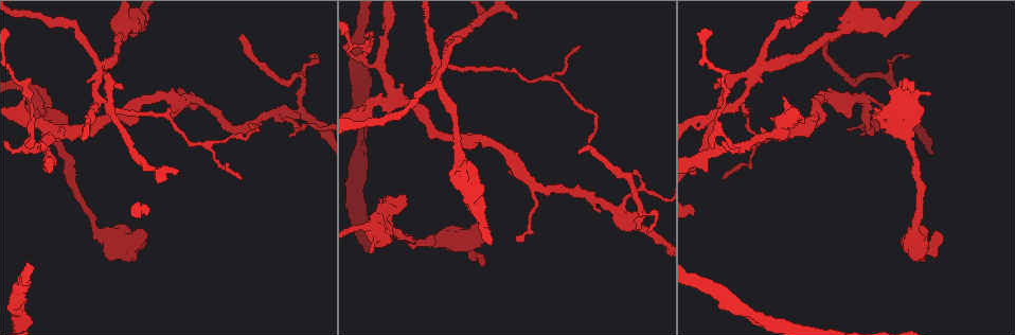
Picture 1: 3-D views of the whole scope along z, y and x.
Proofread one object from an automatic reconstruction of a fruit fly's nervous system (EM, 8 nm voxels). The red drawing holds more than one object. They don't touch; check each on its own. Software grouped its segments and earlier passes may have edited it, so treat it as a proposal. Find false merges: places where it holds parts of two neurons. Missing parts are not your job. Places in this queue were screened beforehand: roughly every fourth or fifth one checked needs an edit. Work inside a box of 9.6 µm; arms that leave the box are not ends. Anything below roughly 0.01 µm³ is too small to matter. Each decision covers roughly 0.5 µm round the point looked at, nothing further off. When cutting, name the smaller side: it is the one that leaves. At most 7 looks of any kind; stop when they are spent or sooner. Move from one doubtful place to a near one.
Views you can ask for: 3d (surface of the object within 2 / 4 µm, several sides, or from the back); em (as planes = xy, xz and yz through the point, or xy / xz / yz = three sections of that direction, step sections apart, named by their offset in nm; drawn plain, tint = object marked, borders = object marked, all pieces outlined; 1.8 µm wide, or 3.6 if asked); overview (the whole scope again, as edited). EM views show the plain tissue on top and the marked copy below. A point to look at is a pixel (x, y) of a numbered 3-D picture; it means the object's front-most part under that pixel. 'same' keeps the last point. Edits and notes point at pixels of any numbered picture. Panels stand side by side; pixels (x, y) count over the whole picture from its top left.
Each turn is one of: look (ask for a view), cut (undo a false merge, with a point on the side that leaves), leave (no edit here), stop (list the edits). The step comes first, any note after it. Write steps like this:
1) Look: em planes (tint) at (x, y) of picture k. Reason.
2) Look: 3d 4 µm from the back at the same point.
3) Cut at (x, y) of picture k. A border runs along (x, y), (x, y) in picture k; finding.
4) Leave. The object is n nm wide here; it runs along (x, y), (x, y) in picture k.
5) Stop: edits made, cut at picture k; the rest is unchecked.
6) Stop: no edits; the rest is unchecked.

Look: em xz step 8 (tint) at (905, 83) of picture 1. Calibre changes.

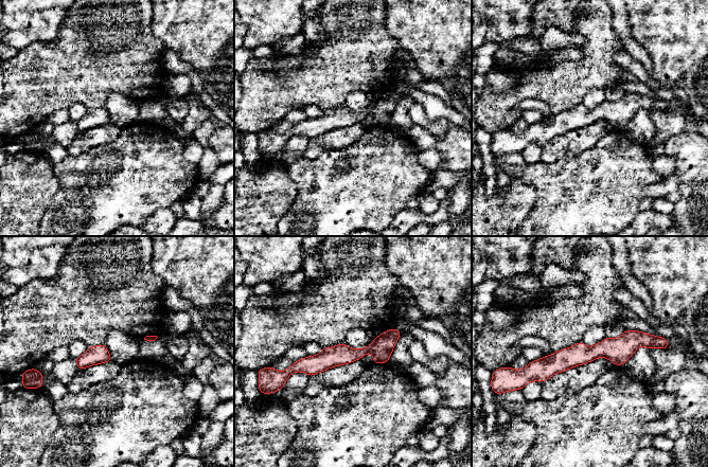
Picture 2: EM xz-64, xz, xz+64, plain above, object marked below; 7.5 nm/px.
Leave. The object is 140 nm wide here; it runs along (652, 341), (529, 369) in picture 2; all the same neuron.

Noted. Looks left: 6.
Look: em 3.6 µm yz step 16 (tint) at (393, 230) of picture 1. Calibre changes.

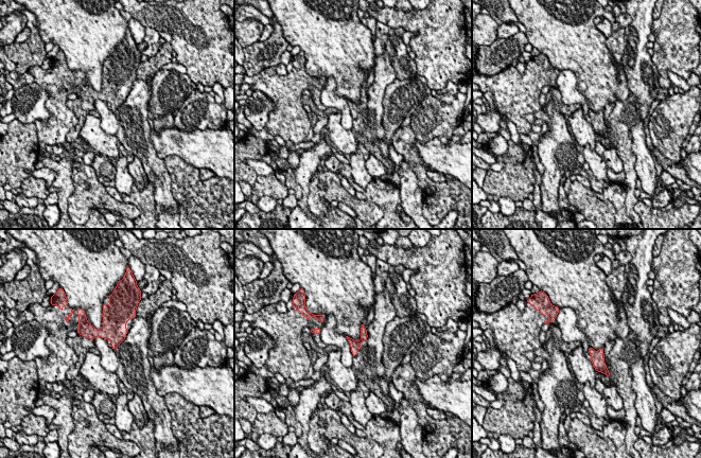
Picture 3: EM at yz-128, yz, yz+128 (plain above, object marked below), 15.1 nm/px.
Look: em 3.6 µm planes (tint) at the same point.

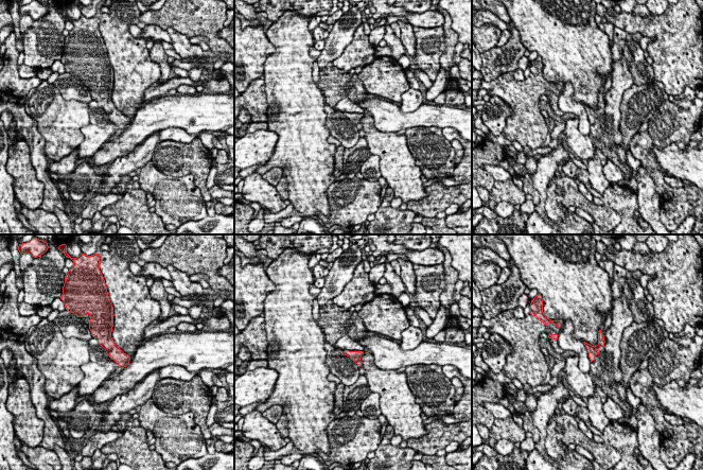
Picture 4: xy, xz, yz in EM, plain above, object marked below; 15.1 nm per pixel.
Leave. The object is 160 nm wide here; continuous, no second neuron.

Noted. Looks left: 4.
Look: 3d 4 µm at (298, 111) of picture 1. Two arms in line, one across.

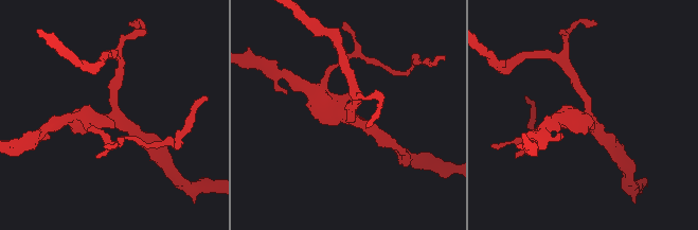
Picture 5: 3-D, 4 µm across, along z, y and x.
Look: em 3.6 µm yz step 4 (tint) at (114, 116) of picture 5. 3 arms meet here; the arms are 170, 200, 220 nm wide.

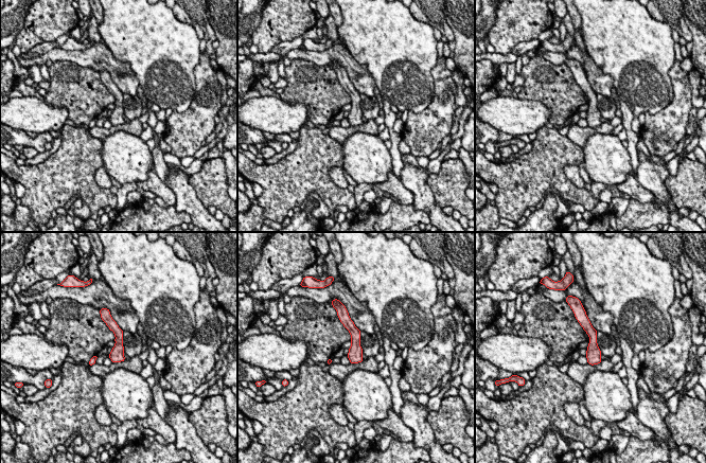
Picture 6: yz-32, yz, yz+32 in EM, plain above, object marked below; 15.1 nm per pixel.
Look: em 3.6 µm planes (tint) at the same point.

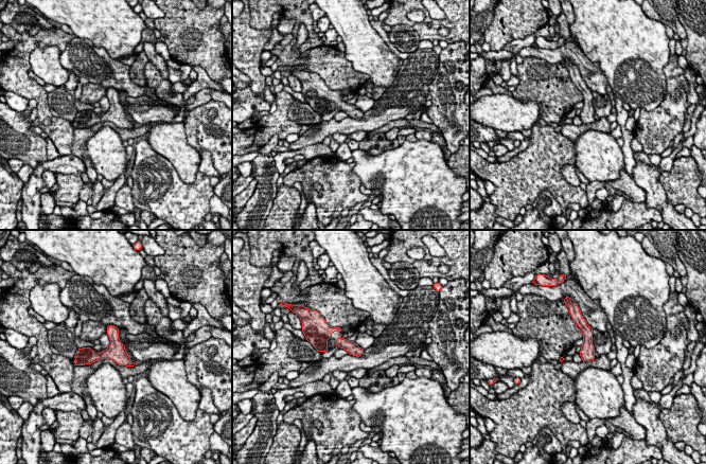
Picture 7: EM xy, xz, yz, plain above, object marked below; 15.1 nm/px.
Leave. The object is 180 nm wide here; all the same neuron.

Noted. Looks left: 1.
Stop: no edits; the rest is unchecked.

